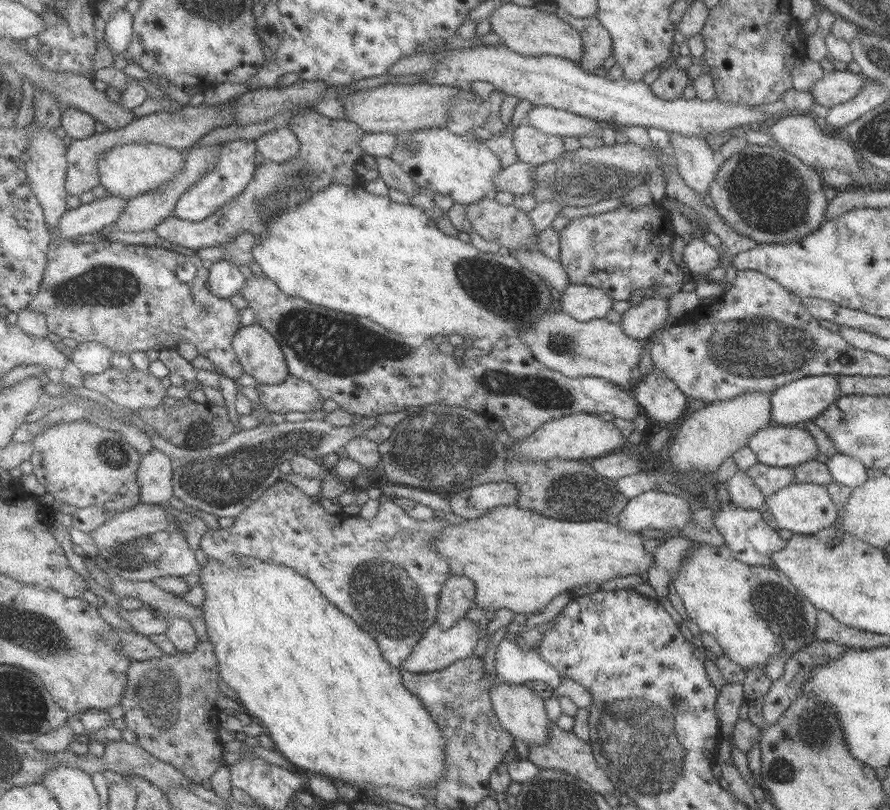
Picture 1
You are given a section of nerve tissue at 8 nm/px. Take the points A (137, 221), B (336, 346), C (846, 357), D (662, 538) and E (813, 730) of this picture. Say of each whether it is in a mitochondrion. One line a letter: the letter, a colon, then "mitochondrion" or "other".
A: other
B: mitochondrion
C: other
D: other
E: mitochondrion

